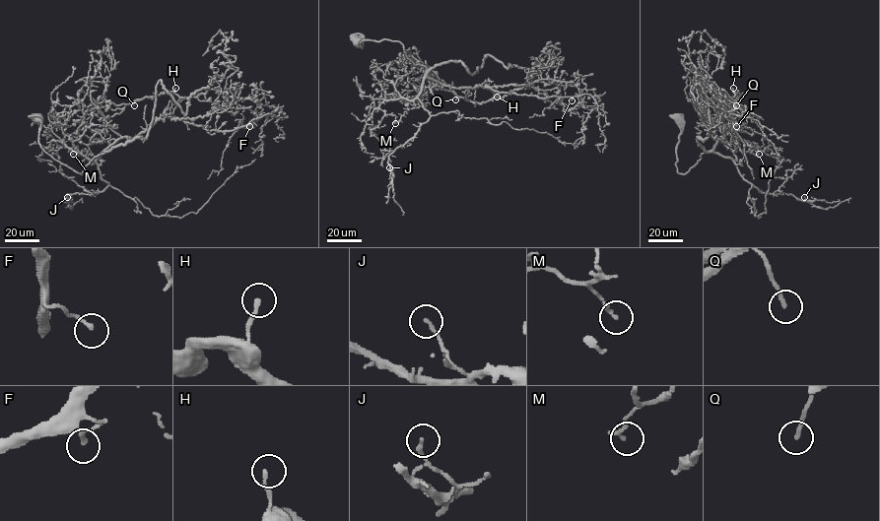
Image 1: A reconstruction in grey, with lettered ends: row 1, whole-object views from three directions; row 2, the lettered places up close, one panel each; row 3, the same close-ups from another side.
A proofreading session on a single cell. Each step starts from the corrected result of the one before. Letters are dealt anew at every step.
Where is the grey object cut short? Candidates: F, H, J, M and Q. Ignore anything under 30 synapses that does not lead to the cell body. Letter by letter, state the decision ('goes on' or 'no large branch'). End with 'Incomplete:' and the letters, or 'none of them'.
F: no large branch
H: goes on
J: no large branch
M: no large branch
Q: goes on
Incomplete: H, Q

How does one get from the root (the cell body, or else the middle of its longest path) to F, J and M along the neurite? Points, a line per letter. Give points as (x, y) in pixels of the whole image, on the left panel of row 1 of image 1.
F: (37, 118), (42, 149), (81, 174), (118, 139), (133, 138), (163, 115), (209, 130), (249, 126)
J: (37, 118), (42, 149), (79, 173), (104, 152), (96, 163), (108, 185), (67, 197)
M: (37, 118), (42, 149), (79, 173), (104, 152), (92, 161), (57, 141), (73, 154)

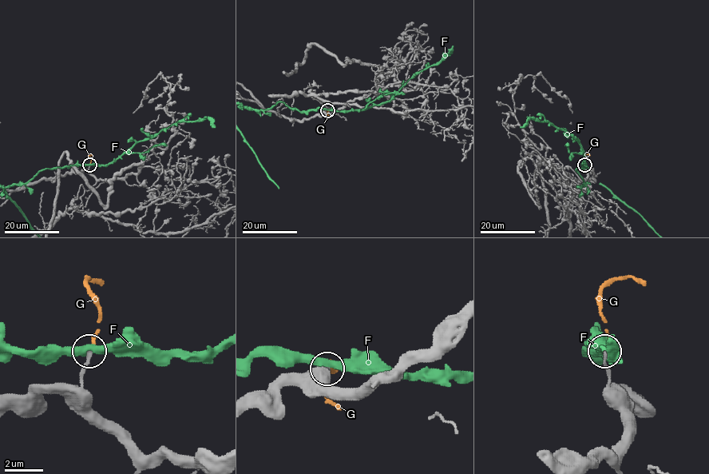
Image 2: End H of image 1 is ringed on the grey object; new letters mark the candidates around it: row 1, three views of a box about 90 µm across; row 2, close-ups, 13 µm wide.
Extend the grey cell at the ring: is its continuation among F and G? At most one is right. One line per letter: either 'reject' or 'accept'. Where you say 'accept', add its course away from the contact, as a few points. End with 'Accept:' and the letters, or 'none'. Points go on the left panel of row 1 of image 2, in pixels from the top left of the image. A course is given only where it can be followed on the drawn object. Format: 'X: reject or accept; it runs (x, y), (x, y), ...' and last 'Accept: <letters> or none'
F: reject
G: accept; it runs (89, 165), (89, 154), (92, 155)
Accept: G

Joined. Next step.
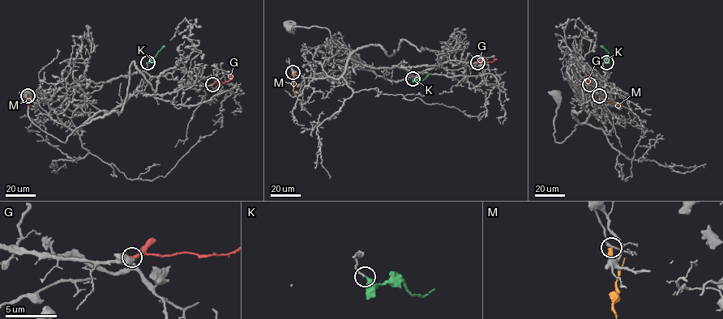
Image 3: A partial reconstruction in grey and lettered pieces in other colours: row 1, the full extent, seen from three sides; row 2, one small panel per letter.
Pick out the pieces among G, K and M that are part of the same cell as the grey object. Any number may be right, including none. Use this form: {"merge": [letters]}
{"merge": ["G", "K"]}

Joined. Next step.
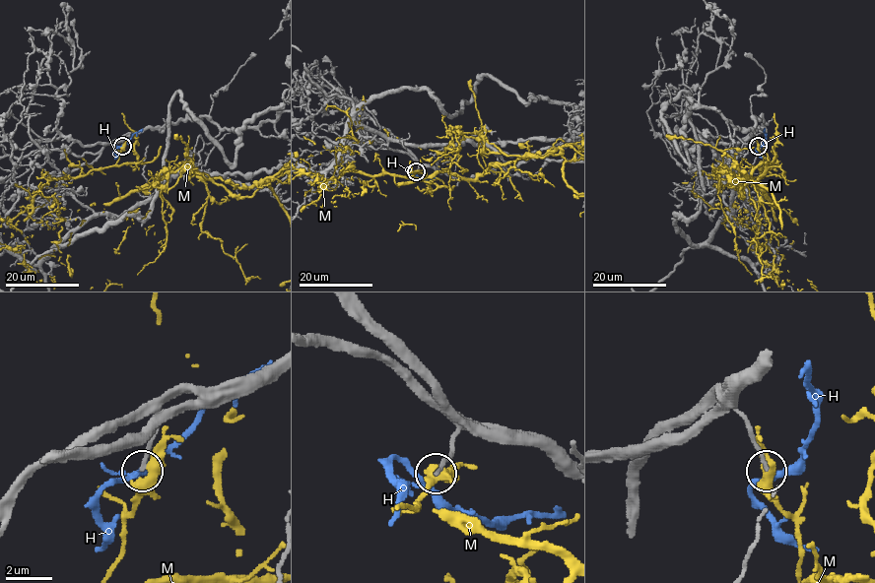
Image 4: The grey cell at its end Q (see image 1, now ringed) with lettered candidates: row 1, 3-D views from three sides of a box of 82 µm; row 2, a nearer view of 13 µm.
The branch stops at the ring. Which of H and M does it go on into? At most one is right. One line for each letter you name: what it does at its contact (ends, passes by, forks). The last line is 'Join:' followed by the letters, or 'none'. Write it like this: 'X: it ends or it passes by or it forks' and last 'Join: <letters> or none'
Join: none

